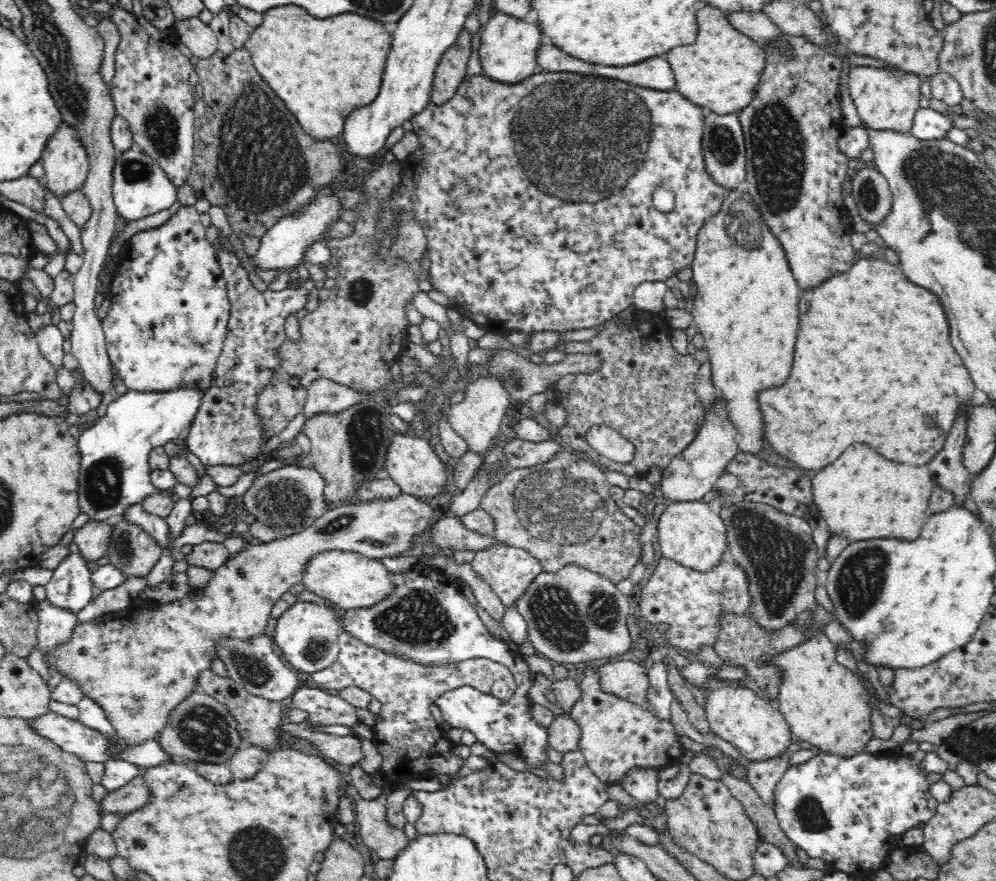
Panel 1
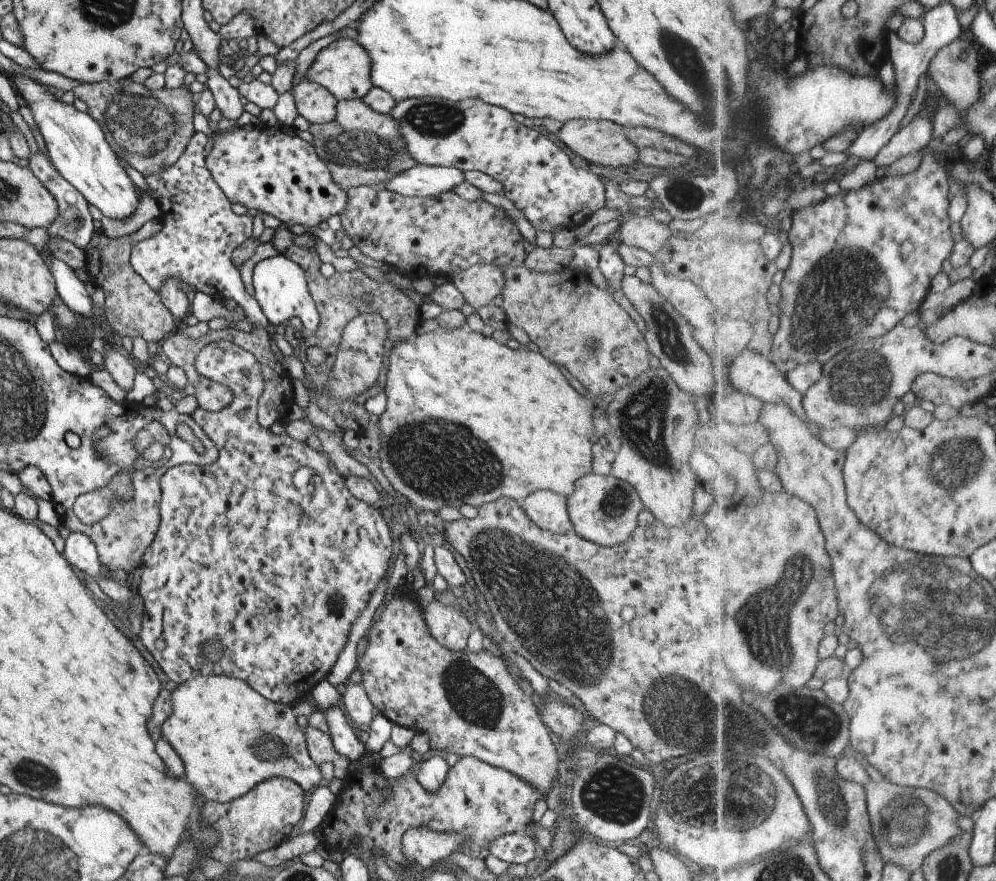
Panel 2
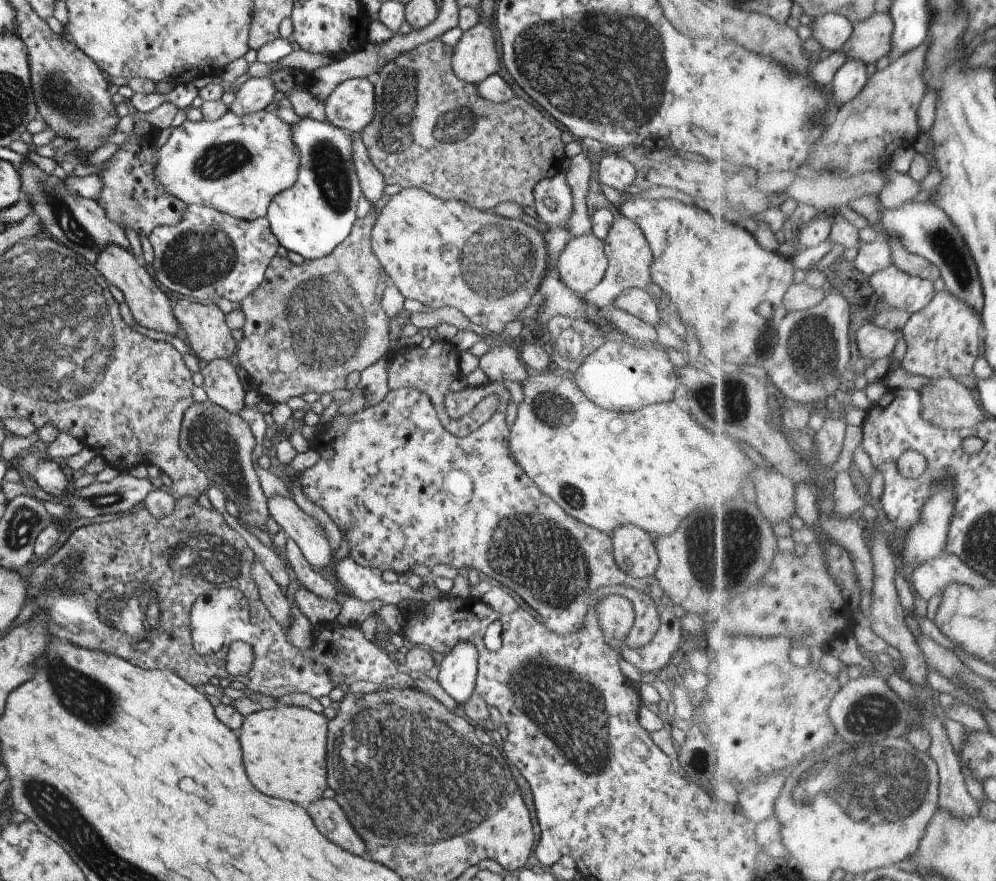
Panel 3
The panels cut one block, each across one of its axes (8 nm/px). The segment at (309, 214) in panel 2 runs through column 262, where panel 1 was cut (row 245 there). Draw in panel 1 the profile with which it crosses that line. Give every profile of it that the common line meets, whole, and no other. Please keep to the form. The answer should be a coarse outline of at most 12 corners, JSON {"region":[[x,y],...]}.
{"region":[[194,205],[126,242],[101,321],[126,387],[208,388],[228,288]]}

